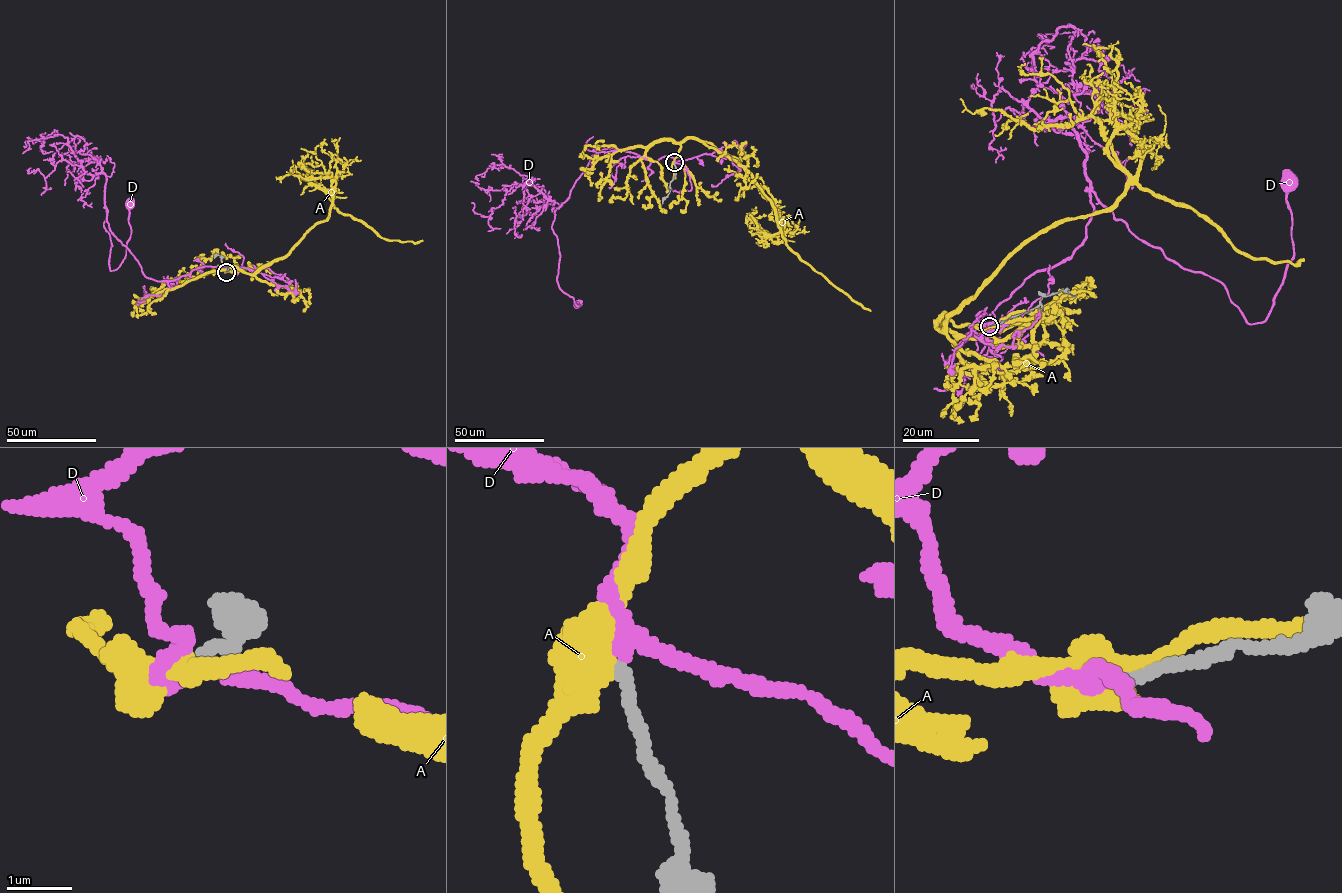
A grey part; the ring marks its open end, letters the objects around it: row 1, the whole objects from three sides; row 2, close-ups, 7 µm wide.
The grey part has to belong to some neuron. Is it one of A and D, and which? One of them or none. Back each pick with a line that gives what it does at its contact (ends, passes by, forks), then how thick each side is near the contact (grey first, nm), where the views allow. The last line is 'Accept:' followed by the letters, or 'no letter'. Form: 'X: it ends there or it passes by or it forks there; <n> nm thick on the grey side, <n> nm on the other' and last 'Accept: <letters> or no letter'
D: it passes by; 180 nm thick on the grey side, 240 nm on the other
Accept: D

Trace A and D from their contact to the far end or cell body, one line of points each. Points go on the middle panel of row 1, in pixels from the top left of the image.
A: (674, 163), (681, 143), (689, 138), (709, 142), (733, 156), (770, 201), (786, 244), (816, 271), (870, 311)
D: (674, 162), (611, 148), (590, 157), (551, 227), (559, 287), (577, 304)

